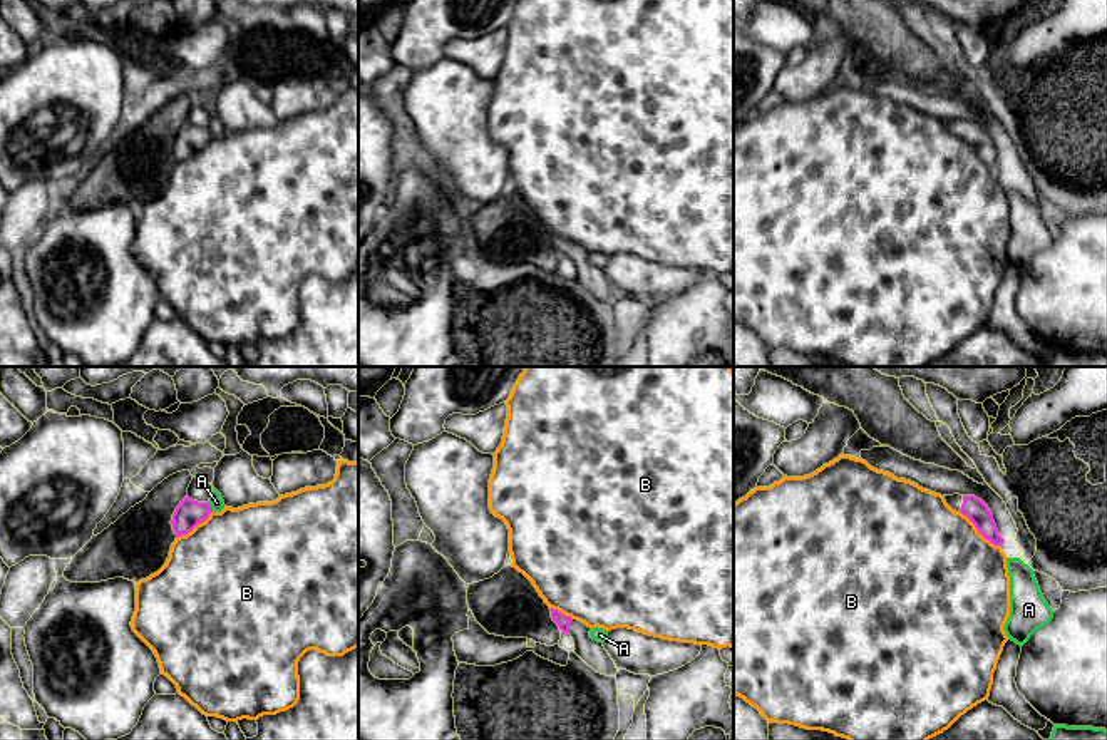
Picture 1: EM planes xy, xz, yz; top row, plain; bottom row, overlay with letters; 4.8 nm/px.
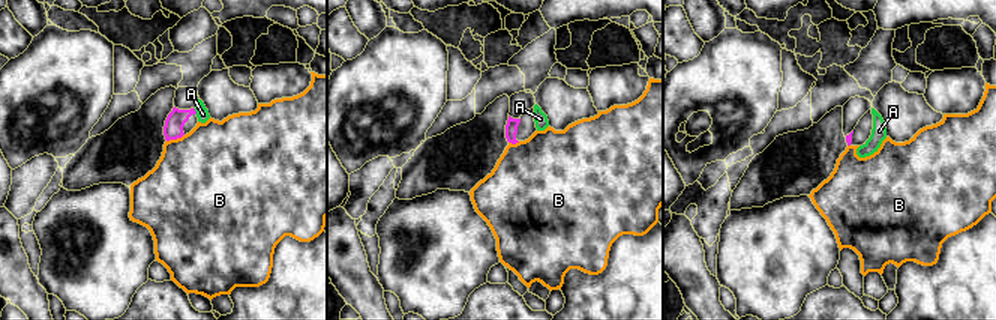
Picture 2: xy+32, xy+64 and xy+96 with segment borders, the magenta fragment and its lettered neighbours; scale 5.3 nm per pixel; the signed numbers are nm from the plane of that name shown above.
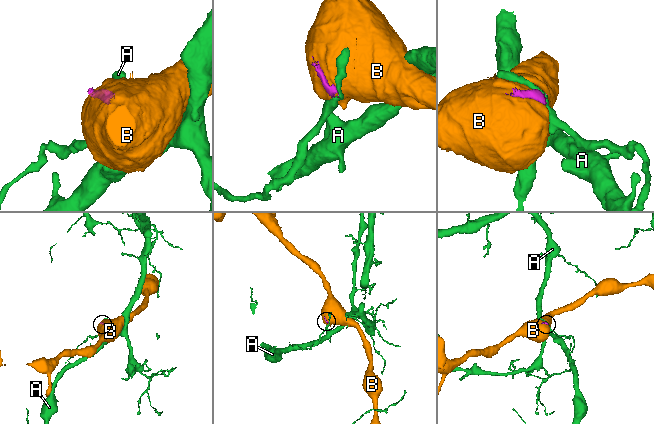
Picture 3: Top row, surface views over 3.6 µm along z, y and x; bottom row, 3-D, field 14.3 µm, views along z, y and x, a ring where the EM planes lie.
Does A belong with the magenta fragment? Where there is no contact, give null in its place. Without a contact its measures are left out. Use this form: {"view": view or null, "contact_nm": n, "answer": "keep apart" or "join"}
{"view": "xy", "contact_nm": 60, "answer": "keep apart"}

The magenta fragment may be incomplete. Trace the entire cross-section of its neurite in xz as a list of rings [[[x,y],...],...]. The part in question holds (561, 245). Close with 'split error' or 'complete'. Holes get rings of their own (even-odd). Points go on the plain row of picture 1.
[[[551,234],[553,246],[559,251],[559,254],[569,260],[574,266],[574,278],[596,298],[606,301],[616,301],[618,293],[603,268],[598,268],[590,261],[590,254],[584,248],[573,244],[571,241],[563,239],[558,234]]] | split error

